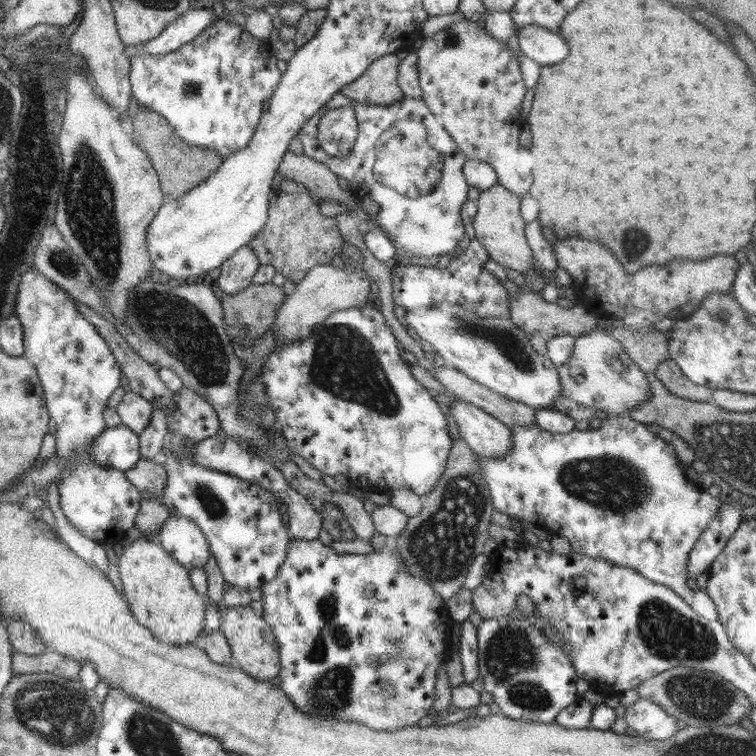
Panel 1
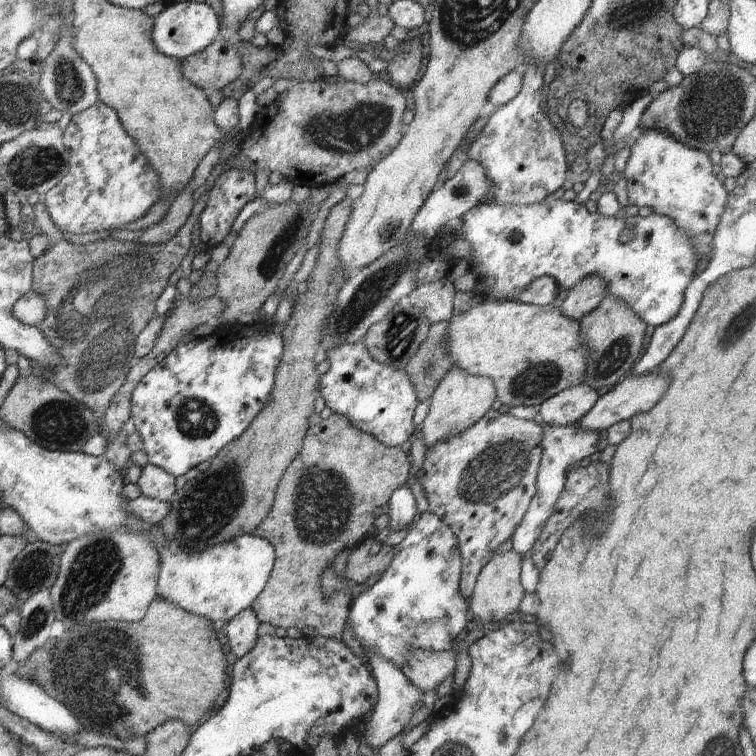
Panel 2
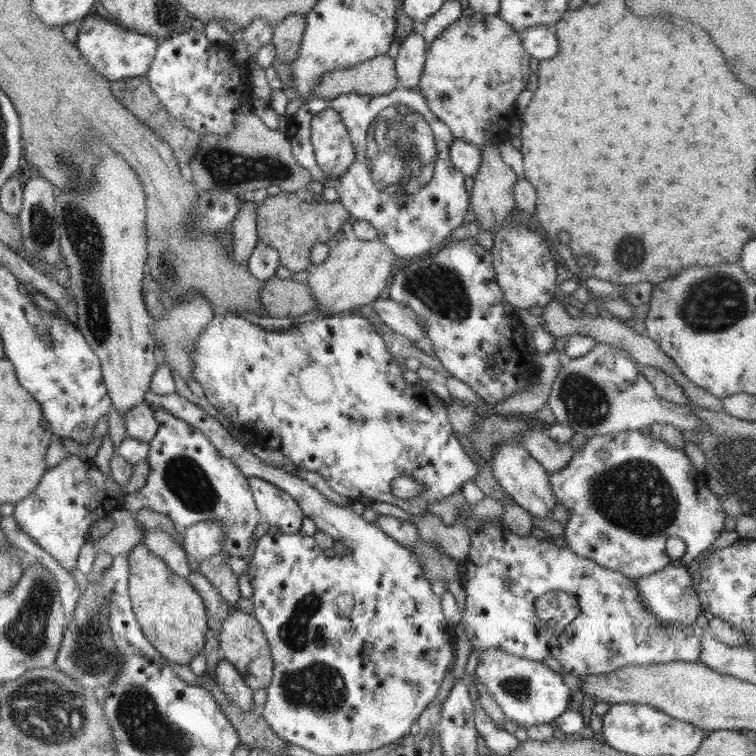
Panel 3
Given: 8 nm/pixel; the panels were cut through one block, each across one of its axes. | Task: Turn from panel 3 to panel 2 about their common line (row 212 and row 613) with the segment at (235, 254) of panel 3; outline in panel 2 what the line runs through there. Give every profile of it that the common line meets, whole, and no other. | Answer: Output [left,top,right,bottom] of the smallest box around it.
[225,608,260,658]

